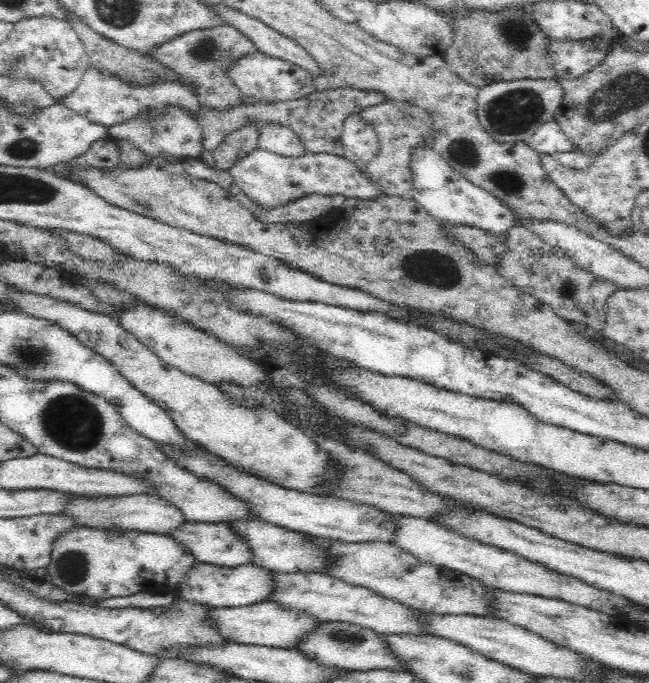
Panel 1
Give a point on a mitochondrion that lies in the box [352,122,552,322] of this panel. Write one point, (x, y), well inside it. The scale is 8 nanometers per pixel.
(442, 270)

